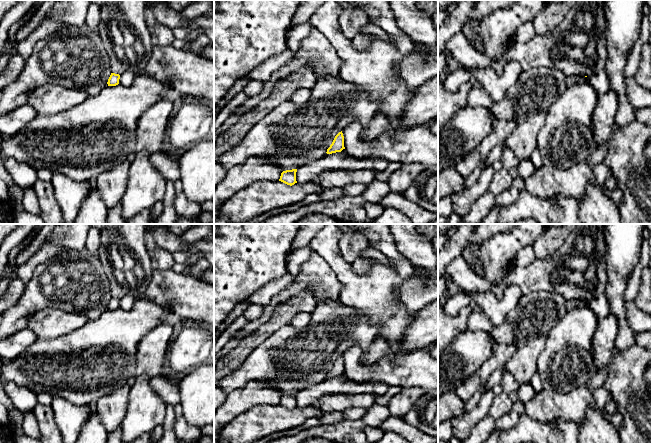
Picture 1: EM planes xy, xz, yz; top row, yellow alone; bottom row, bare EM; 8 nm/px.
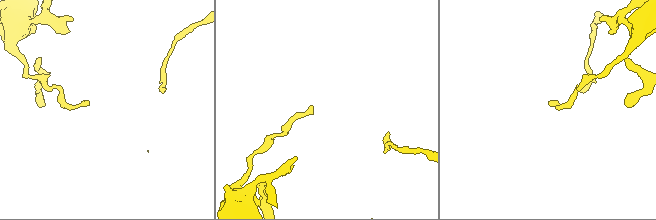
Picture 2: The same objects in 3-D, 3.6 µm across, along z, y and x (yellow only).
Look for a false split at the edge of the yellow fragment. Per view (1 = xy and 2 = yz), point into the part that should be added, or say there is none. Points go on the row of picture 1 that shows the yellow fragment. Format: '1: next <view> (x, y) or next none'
1: next none
2: next none

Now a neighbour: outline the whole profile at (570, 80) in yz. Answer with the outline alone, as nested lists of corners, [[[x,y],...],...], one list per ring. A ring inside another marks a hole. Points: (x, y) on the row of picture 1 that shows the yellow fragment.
[[[581,74],[566,75],[565,77],[565,83],[567,85],[567,88],[586,82],[589,82],[589,78]]]

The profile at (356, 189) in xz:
[[[353,184],[347,185],[342,189],[344,196],[359,196],[364,193],[368,185]]]

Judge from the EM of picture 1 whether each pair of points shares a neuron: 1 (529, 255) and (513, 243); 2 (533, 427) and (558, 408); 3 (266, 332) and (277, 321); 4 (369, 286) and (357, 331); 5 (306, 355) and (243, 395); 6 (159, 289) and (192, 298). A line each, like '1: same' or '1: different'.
1: different
2: different
3: same
4: different
5: different
6: same

